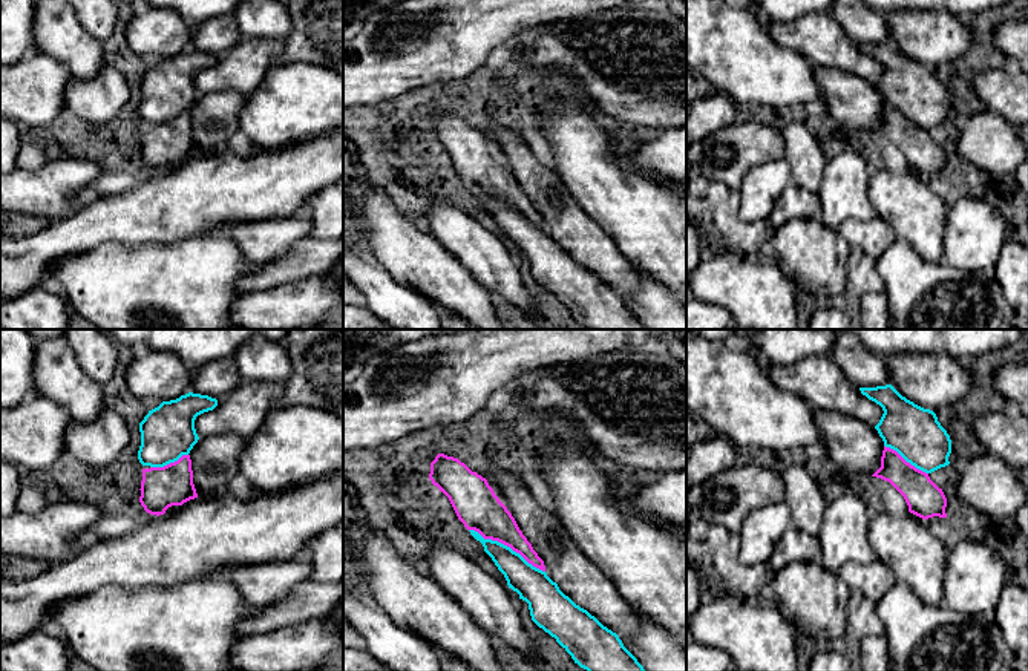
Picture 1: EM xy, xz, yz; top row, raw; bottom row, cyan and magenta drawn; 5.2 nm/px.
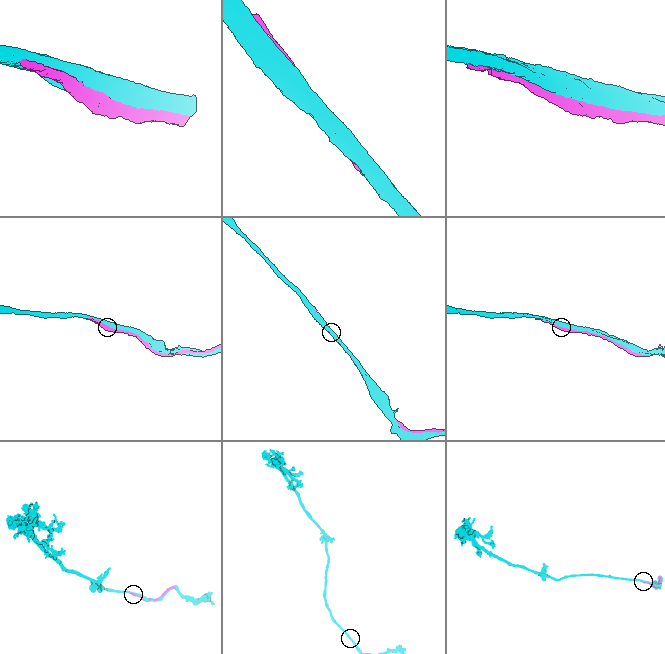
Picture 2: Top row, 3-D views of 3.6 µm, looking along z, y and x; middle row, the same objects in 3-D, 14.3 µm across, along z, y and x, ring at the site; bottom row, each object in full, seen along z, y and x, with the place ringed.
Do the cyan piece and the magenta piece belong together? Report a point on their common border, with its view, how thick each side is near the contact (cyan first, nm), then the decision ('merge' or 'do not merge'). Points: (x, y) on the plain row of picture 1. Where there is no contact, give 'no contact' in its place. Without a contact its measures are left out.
meets cyan in xz at (506, 202); 180 nm thick on the cyan side, 220 nm on the other; do not merge

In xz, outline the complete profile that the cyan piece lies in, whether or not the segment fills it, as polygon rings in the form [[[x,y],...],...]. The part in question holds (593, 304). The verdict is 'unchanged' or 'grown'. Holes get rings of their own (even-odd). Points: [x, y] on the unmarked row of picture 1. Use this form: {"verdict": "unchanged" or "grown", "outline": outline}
{"verdict": "unchanged", "outline": [[[469,188],[483,201],[509,245],[529,260],[532,277],[555,294],[575,320],[588,329],[647,329],[619,293],[565,253],[545,228],[510,204]]]}

